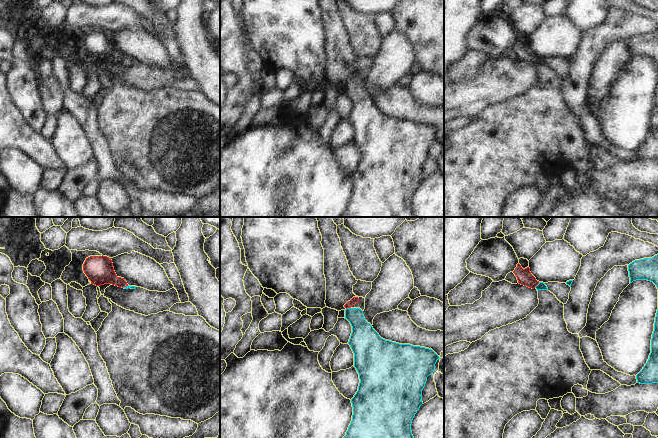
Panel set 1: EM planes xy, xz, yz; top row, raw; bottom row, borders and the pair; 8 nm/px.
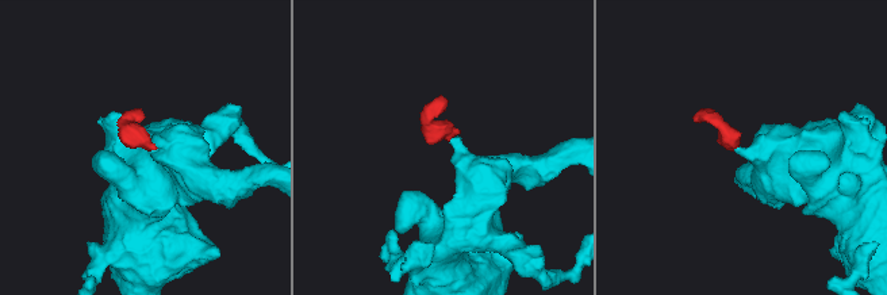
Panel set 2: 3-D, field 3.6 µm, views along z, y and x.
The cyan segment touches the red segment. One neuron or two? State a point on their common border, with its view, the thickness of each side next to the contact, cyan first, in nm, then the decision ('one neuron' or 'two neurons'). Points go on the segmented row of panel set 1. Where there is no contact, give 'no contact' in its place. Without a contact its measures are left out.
yz (537, 285) | 60/120 nm | one neuron

